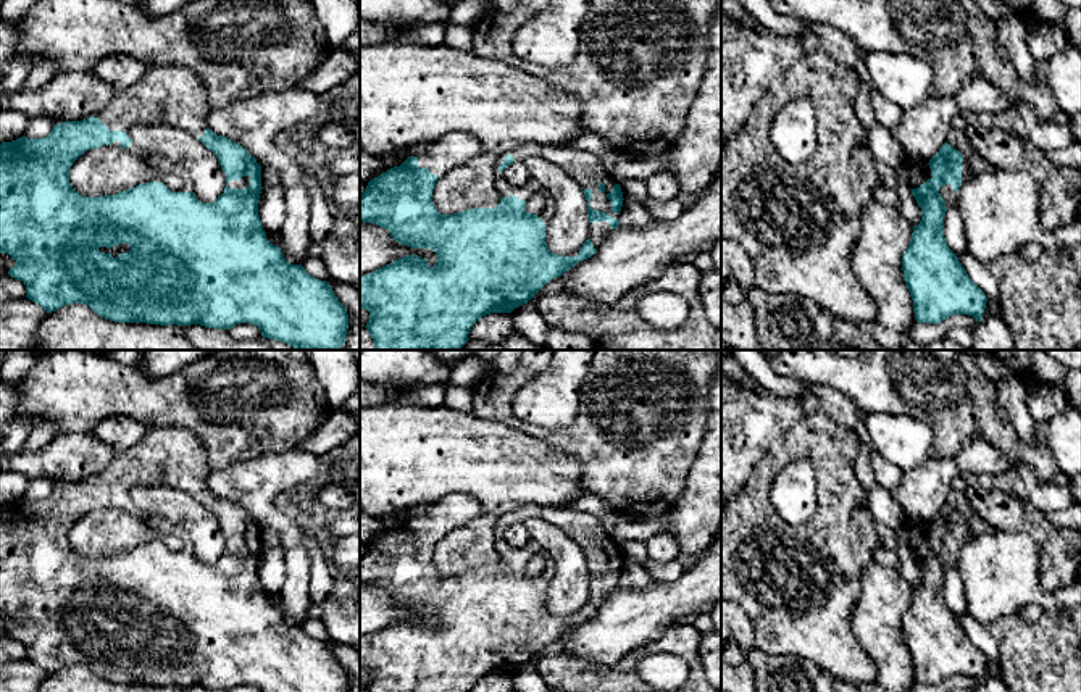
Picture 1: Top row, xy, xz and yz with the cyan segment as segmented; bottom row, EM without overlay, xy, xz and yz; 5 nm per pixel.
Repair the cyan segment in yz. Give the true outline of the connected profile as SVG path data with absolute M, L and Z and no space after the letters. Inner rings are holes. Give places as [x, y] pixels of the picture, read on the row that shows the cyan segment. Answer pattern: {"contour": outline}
{"contour": "M947 142L923 163L904 158L912 194L921 208L910 245L902 256L904 281L913 300L916 323L937 324L952 315L970 315L979 323L987 303L984 292L968 277L944 237L944 216L957 206L958 189L975 173Z"}

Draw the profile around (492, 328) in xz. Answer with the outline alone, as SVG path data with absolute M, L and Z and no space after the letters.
M490 313L476 321L468 334L470 340L499 344L513 331L510 313Z

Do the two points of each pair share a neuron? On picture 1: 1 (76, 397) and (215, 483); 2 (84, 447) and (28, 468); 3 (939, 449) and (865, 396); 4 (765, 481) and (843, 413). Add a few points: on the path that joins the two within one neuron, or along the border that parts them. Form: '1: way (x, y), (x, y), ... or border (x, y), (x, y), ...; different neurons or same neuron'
1: border (249, 460), (239, 460), (212, 470); different neurons
2: way (70, 457), (42, 463); same neuron
3: way (939, 425), (914, 397), (889, 396); same neuron
4: border (828, 416), (839, 426), (852, 431); different neurons

